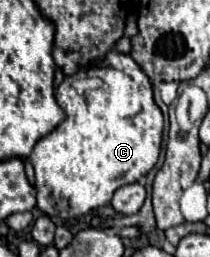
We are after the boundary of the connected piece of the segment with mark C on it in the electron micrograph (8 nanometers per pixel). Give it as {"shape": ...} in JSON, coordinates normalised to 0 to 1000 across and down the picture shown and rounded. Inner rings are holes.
{"shape":[[[533,198],[476,253],[314,300],[267,346],[267,401],[305,424],[314,471],[200,533],[133,611],[162,650],[181,813],[219,837],[276,837],[286,852],[410,837],[514,798],[562,728],[648,712],[743,642],[781,463],[733,401],[705,300],[619,214]],[[419,300],[476,300],[495,331],[371,370],[343,323]]]}

